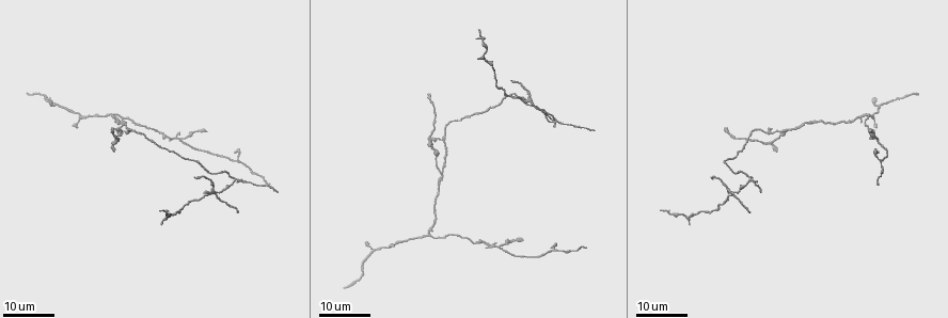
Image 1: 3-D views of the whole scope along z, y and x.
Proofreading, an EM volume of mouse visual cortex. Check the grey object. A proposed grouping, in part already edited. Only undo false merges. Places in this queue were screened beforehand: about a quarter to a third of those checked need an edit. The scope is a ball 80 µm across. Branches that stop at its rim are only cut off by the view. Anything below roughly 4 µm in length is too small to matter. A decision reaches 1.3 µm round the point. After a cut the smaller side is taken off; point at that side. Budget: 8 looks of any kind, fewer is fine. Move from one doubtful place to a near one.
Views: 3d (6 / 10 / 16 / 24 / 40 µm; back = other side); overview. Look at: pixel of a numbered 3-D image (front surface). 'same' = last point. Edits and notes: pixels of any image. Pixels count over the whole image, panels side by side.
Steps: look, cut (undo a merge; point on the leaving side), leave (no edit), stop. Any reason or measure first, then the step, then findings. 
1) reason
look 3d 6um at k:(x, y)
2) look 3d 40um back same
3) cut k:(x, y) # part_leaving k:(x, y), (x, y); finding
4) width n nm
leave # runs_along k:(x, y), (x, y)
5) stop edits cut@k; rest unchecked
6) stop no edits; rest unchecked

a fork
look 3d 24um at 1:(431, 235)

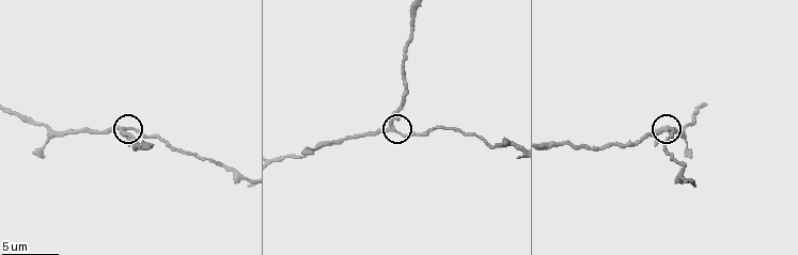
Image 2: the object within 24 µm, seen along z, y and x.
look 3d 6um at 2:(392, 130)

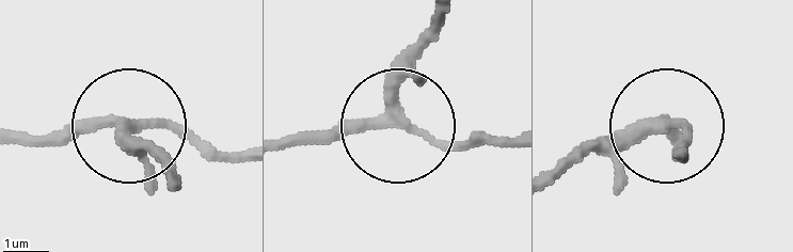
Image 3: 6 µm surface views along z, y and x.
width 230 nm
leave # runs_along 3:(177, 186), (131, 128), (16, 140); one neuron here

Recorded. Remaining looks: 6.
three arms meet
look 3d 24um at 1:(124, 123)

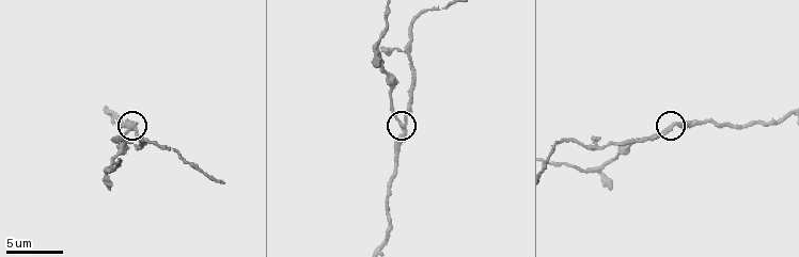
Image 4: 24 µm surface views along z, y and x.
look 3d 10um at 4:(402, 123)

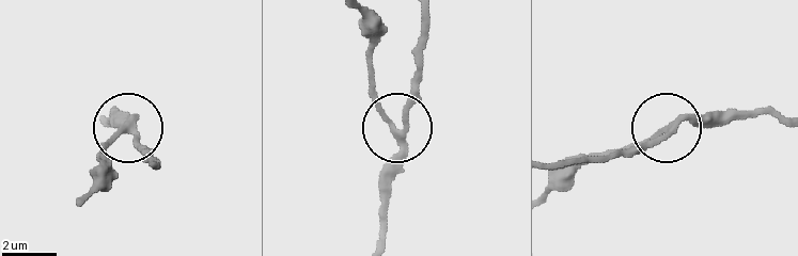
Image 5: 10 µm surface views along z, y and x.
width 210 nm
leave # runs_along 5:(420, 12), (420, 60), (404, 122), (392, 122), (372, 76); all the same neuron

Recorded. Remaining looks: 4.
three arms meet
look 3d 6um at 4:(587, 149)

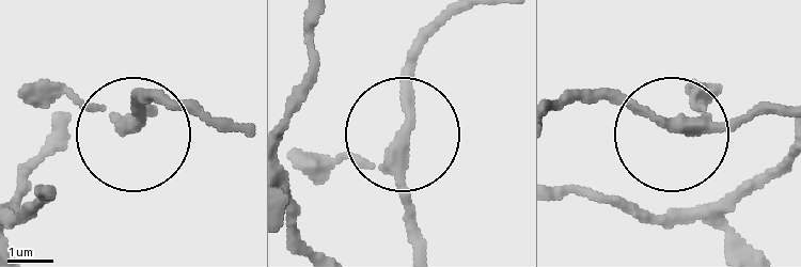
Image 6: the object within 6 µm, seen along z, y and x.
leave # runs_along 6:(399, 143), (411, 250); continuous, no second neuron

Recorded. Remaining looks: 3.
looks like a crossing
look 3d 24um at 1:(236, 179)

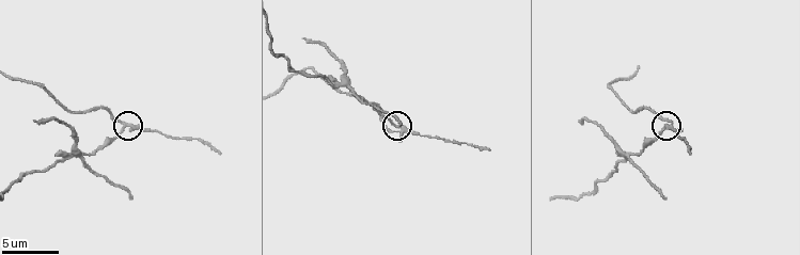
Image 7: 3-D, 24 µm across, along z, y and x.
look 3d 10um at 7:(395, 125)

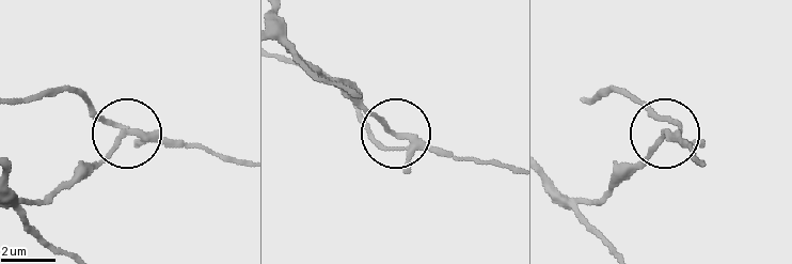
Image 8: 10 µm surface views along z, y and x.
arms 4
cut 8:(113, 146) # part_leaving 8:(671, 138), (604, 198), (570, 205); a second neuron is stuck on

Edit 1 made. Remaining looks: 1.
stop edits cut@8; rest unchecked

